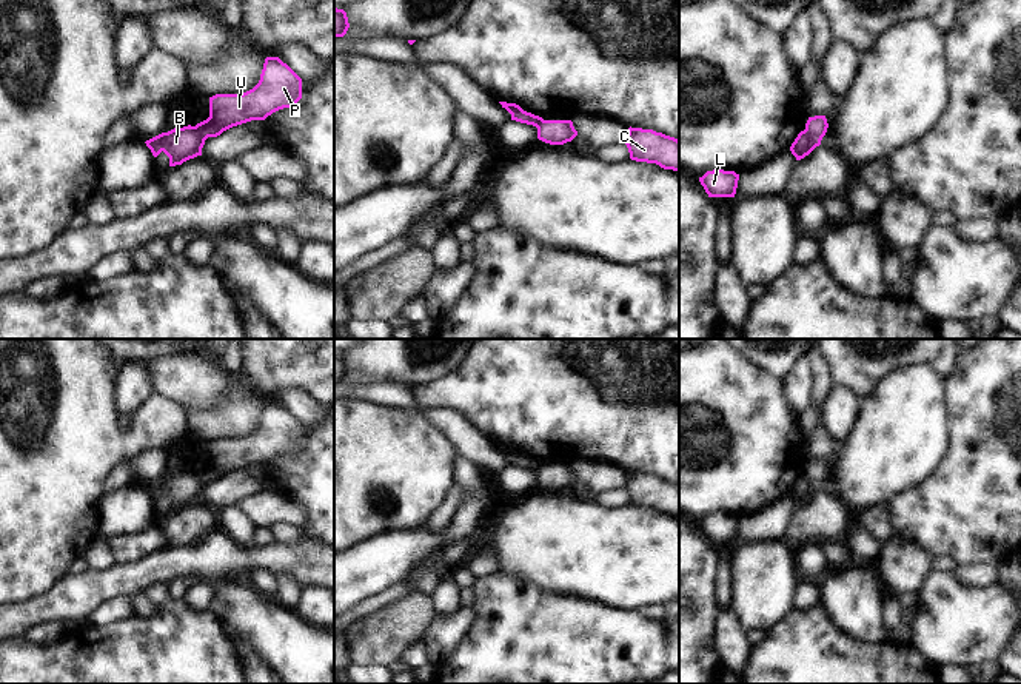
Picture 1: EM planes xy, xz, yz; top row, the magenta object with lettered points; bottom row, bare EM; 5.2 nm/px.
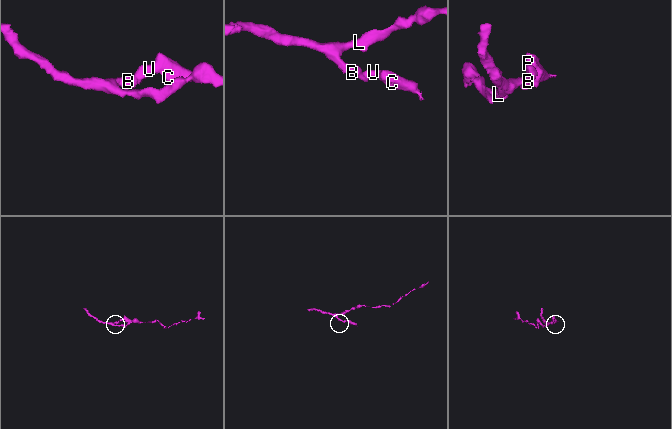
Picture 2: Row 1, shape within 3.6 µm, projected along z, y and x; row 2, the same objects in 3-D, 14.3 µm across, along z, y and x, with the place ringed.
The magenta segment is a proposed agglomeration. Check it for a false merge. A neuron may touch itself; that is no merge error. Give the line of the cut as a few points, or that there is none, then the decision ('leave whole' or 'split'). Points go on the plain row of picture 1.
yz (804, 475), (815, 492) | split

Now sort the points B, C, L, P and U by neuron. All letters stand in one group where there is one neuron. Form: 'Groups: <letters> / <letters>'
Groups: B L / C P U

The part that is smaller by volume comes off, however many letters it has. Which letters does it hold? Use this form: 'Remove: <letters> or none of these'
Remove: C, P, U

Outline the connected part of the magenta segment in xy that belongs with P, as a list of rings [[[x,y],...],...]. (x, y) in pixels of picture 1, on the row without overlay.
[[[266,402],[259,428],[243,439],[209,442],[209,462],[196,470],[206,485],[223,476],[265,465],[273,458],[293,453],[302,444],[302,424],[279,402]]]

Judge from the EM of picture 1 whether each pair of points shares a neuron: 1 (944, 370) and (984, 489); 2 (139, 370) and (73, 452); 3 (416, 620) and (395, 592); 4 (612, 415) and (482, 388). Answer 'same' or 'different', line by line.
1: different
2: different
3: different
4: same

